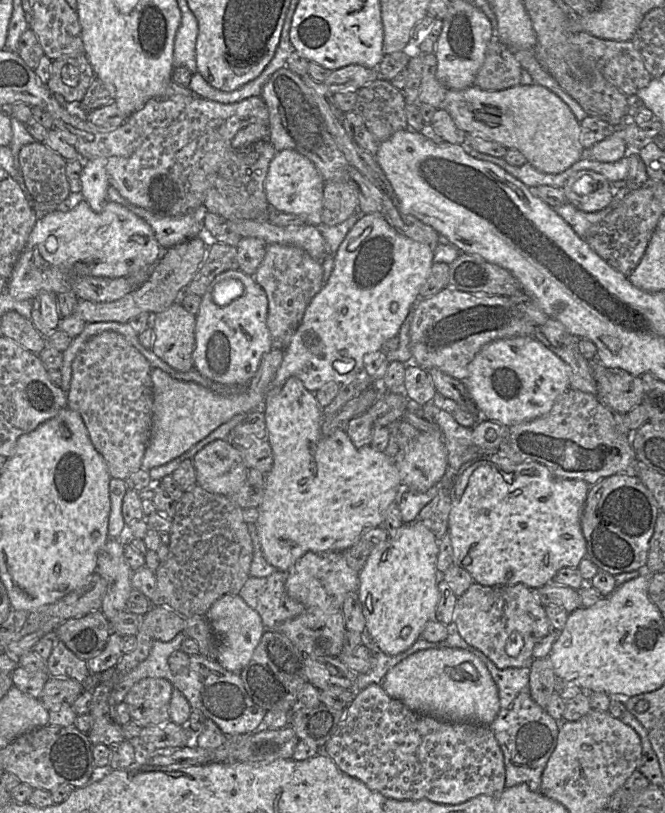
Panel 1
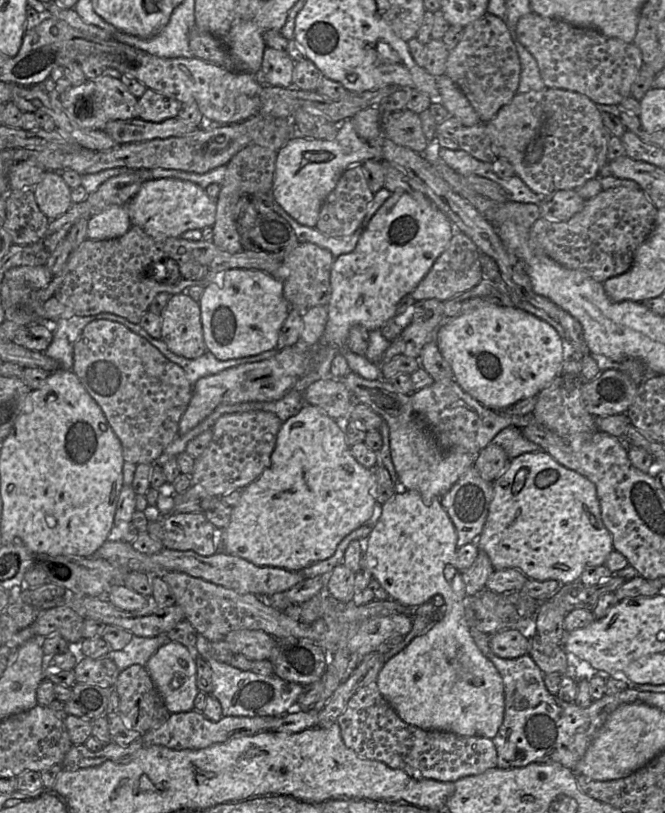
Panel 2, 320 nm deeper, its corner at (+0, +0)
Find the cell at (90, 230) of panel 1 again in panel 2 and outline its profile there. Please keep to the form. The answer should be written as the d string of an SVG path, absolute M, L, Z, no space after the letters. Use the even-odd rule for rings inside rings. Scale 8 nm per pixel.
M178 178L145 181L137 194L126 204L132 225L140 227L156 239L180 237L191 229L213 226L216 221L217 198L211 198L198 184Z

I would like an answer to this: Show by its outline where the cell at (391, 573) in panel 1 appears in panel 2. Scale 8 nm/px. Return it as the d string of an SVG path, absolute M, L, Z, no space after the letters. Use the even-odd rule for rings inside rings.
M398 491L382 504L382 515L365 541L367 569L390 598L405 606L419 606L435 595L444 598L441 619L426 632L414 638L398 655L387 661L377 677L377 685L385 700L399 717L408 724L427 730L443 730L462 736L494 738L504 718L504 685L502 677L486 658L471 635L466 619L463 572L457 561L457 531L440 502L440 498L425 498L418 491Z

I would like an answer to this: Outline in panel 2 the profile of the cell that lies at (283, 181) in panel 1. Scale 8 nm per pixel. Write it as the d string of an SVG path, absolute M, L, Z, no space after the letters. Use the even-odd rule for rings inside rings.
M351 118L342 122L342 128L333 140L293 138L277 154L273 181L275 200L300 224L316 227L322 204L344 172L370 159L383 160L381 149L358 136Z

